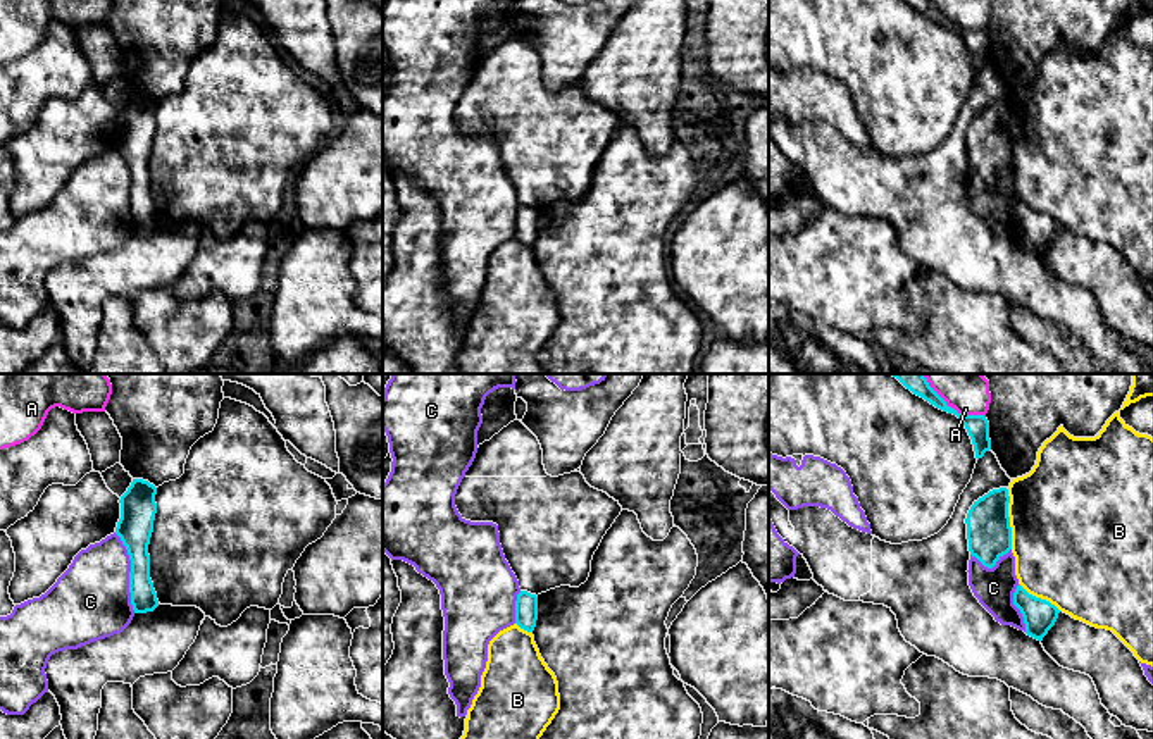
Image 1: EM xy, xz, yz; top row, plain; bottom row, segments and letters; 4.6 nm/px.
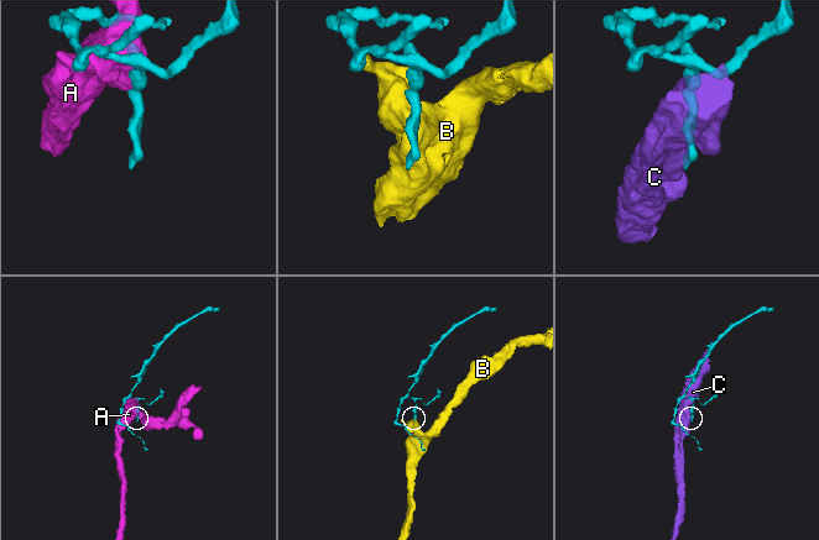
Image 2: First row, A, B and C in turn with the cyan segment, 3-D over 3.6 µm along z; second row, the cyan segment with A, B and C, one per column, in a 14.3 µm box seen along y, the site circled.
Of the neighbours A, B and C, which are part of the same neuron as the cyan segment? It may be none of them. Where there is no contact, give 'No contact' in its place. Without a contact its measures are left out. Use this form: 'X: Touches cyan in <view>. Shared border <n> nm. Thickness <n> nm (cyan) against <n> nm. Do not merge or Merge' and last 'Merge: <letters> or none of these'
A: Touches cyan in yz. Shared border 300 nm. Thickness 110 nm (cyan) against 140 nm. Do not merge
B: Touches cyan in yz. Shared border 280 nm. Thickness 200 nm (cyan) against 500 nm. Do not merge
C: Touches cyan in xy. Shared border 380 nm. Thickness 170 nm (cyan) against 360 nm. Do not merge
Merge: none of these

